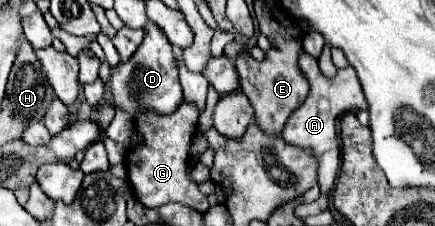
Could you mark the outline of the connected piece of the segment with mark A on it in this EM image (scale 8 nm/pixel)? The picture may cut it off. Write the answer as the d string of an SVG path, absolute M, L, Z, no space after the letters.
M300 52L300 70L304 72L304 76L310 82L310 94L304 100L304 104L294 110L284 126L282 138L292 144L292 146L300 146L308 152L312 152L318 160L318 184L322 194L328 194L334 186L338 171L340 168L341 148L336 135L336 118L340 118L344 112L360 112L360 110L368 110L360 80L356 76L356 72L352 70L352 66L340 68L338 74L334 78L326 78L320 68L316 58L312 58L306 52Z

